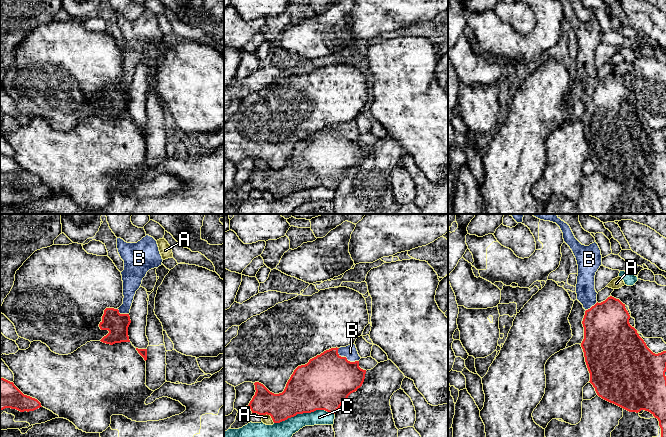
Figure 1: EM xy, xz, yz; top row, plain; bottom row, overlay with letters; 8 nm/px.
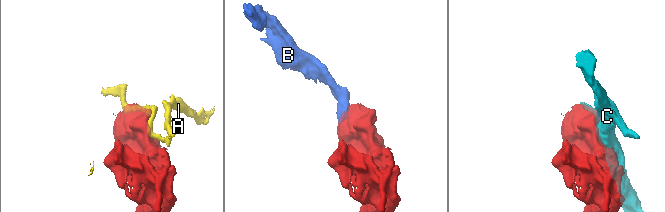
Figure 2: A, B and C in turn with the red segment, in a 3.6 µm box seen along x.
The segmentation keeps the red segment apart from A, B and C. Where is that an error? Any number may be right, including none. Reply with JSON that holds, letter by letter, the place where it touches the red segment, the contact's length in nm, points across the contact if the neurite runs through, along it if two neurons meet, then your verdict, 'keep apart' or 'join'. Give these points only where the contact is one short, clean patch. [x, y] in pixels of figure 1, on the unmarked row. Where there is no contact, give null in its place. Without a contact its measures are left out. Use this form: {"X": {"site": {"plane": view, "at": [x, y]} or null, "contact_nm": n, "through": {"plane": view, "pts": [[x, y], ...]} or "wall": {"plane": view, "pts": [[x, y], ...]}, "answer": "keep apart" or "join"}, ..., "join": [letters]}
{"A": {"site": {"plane": "xz", "at": [269, 190]}, "contact_nm": 120, "answer": "keep apart"}, "B": {"site": {"plane": "xz", "at": [346, 134]}, "contact_nm": 200, "through": {"plane": "xz", "pts": [[326, 157], [346, 134], [350, 128]]}, "answer": "join"}, "C": {"site": {"plane": "xz", "at": [304, 188]}, "contact_nm": 500, "answer": "keep apart"}, "join": ["B"]}

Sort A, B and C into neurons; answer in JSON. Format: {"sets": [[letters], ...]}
{"sets": [["A"], ["B"], ["C"]]}

